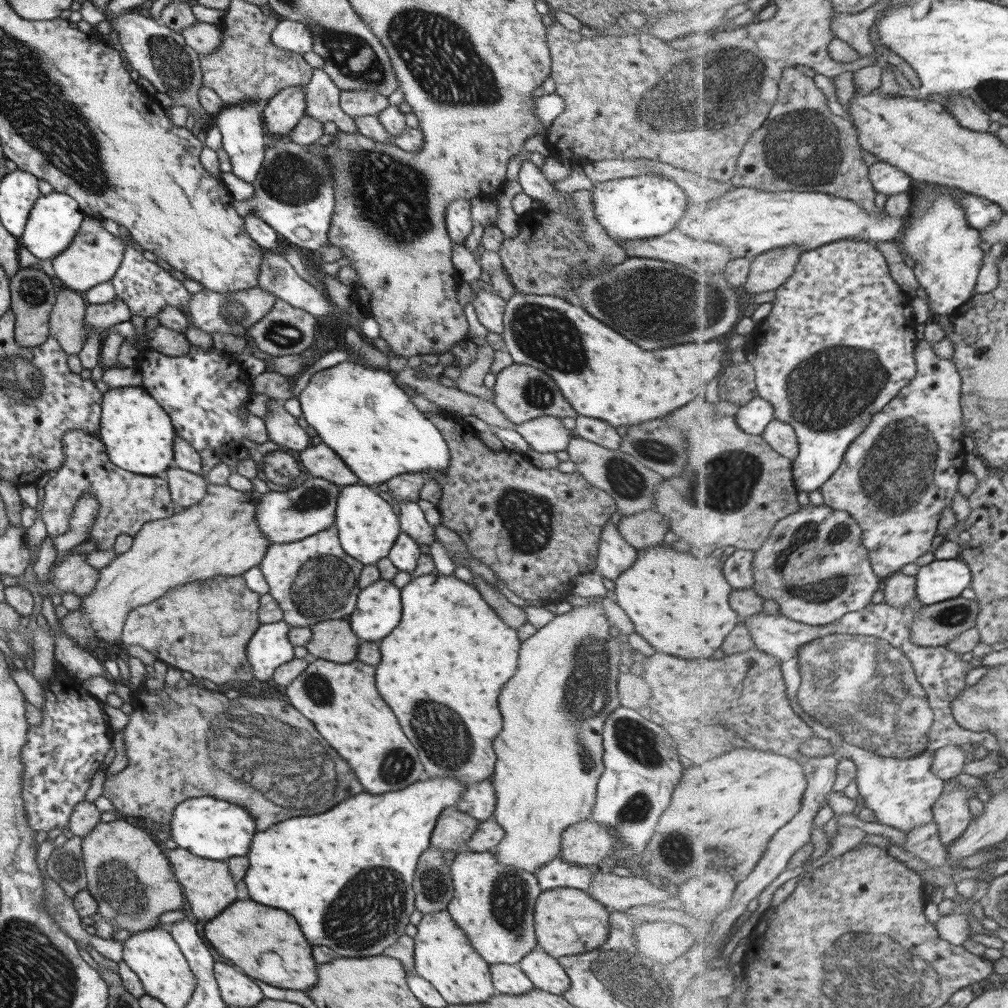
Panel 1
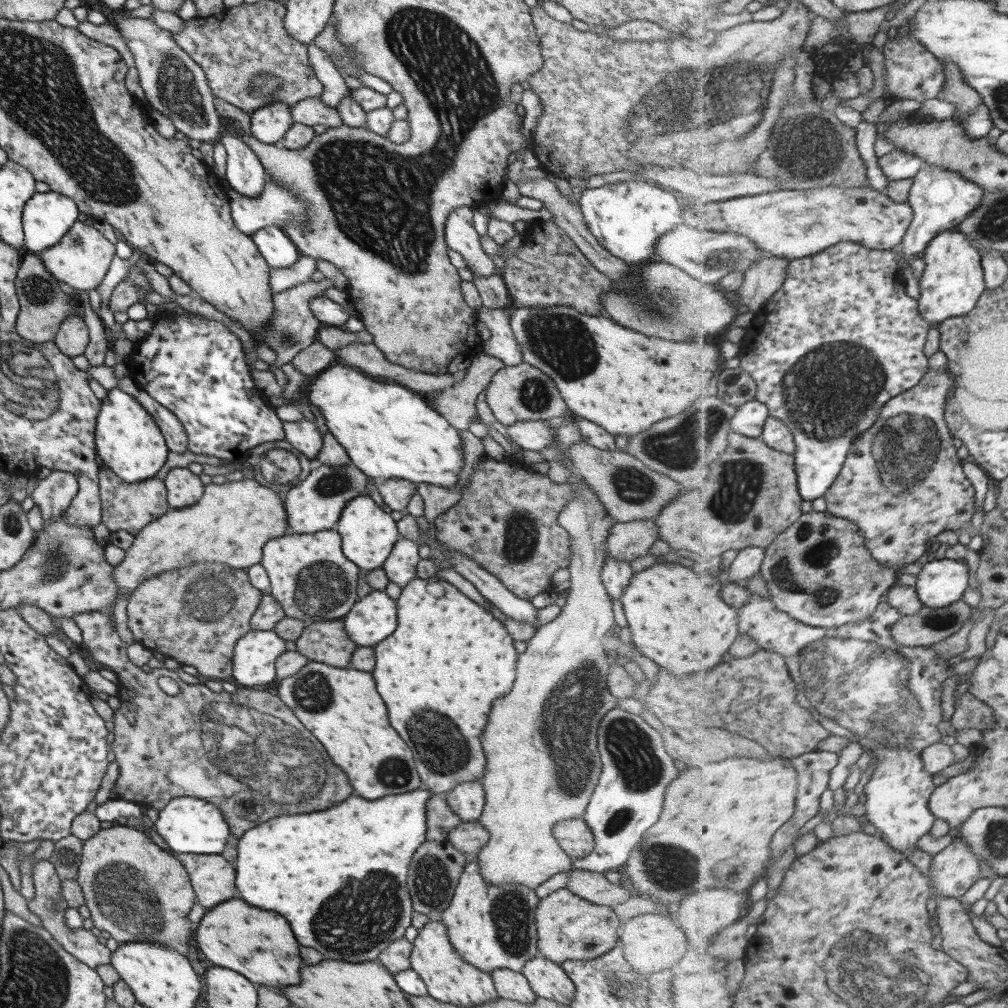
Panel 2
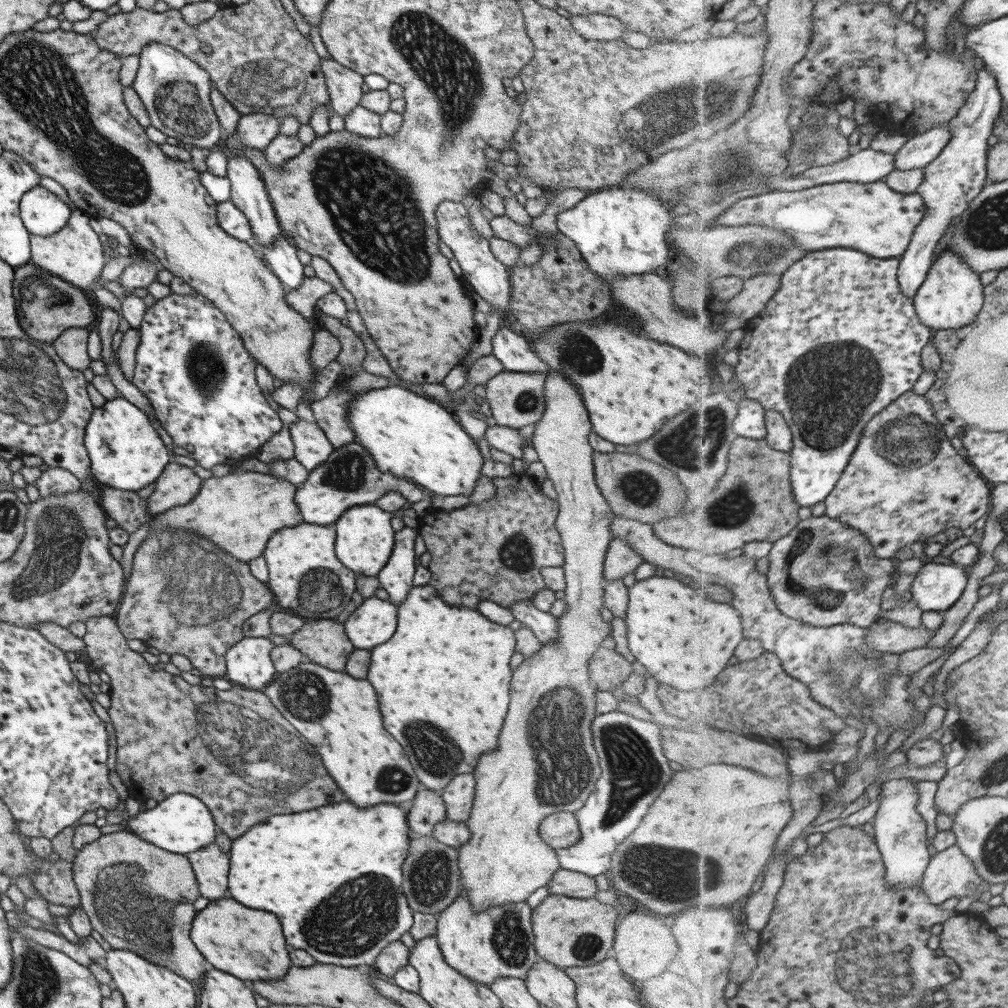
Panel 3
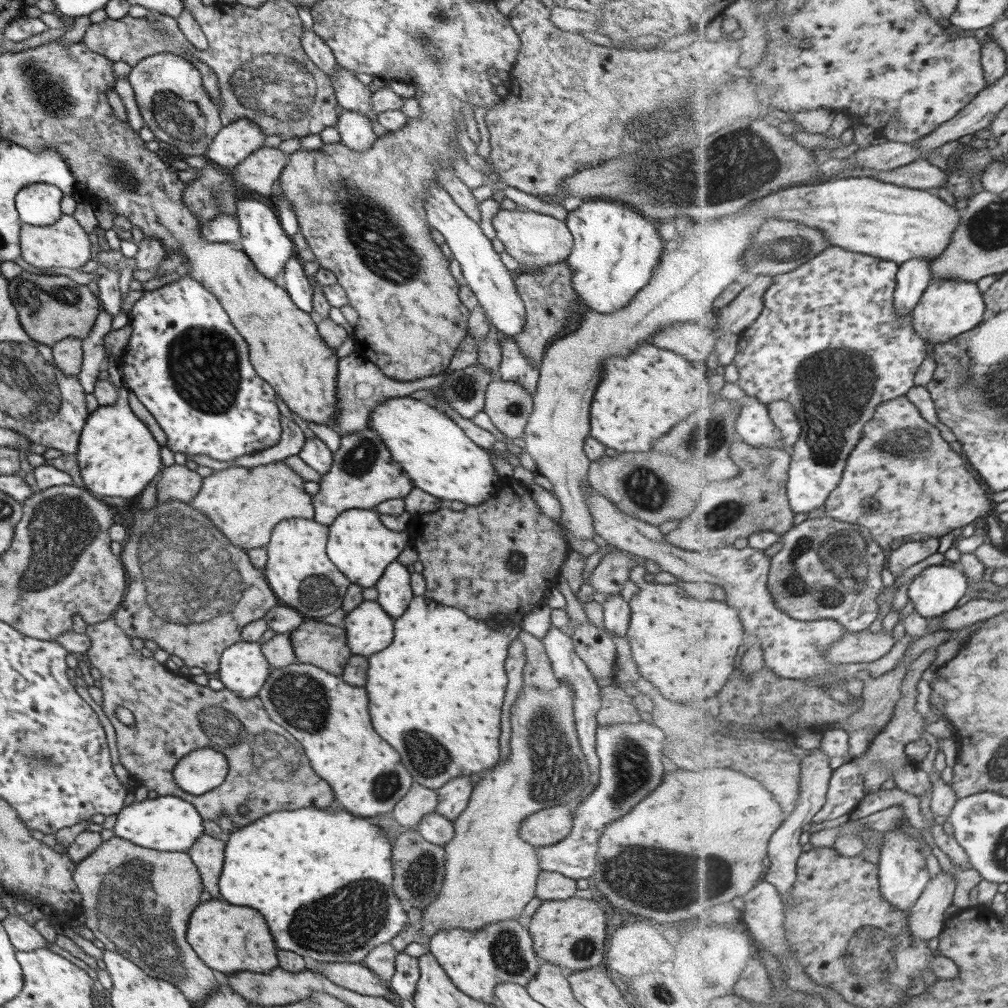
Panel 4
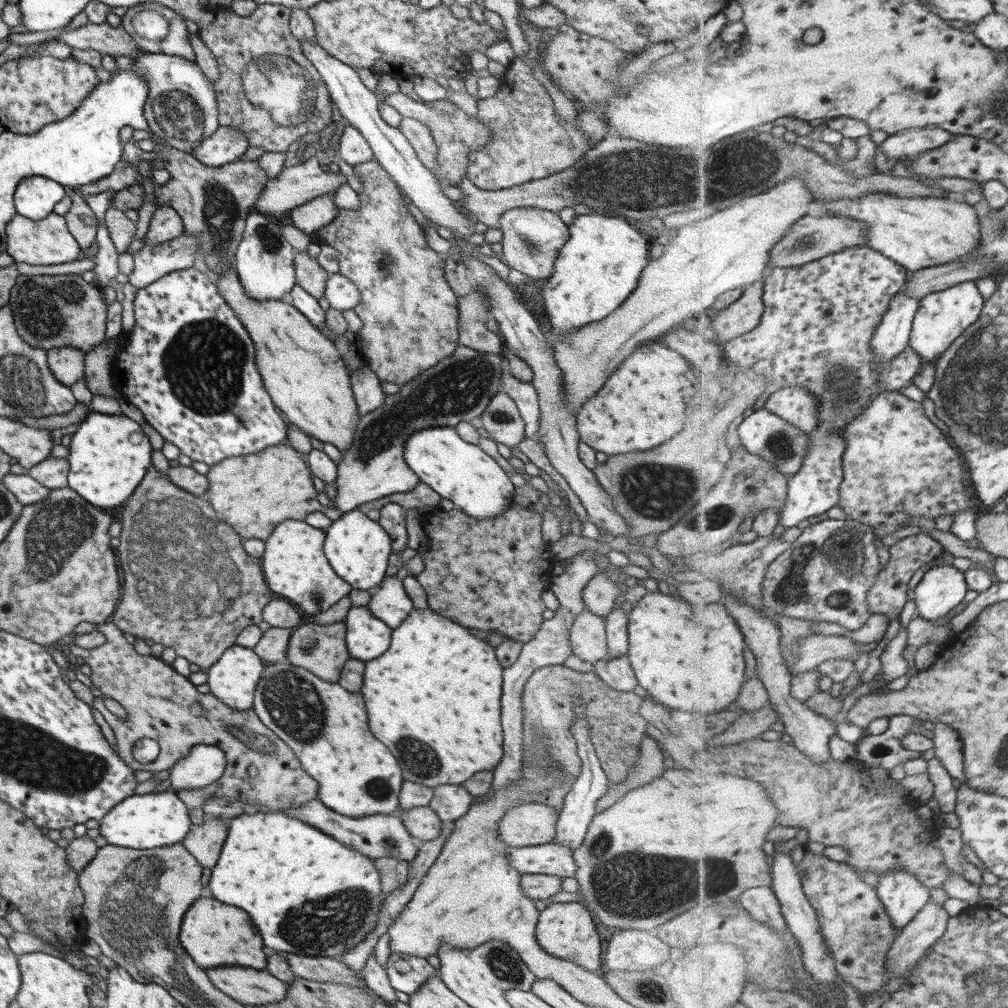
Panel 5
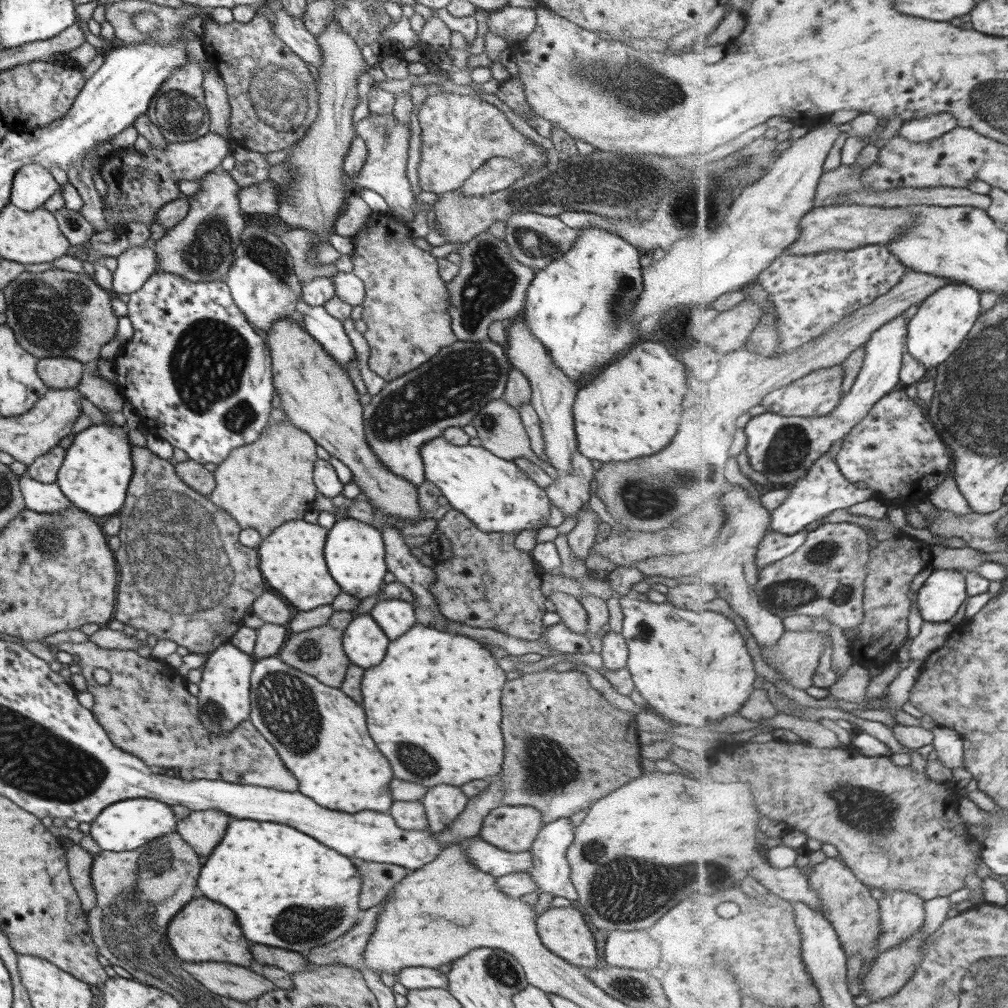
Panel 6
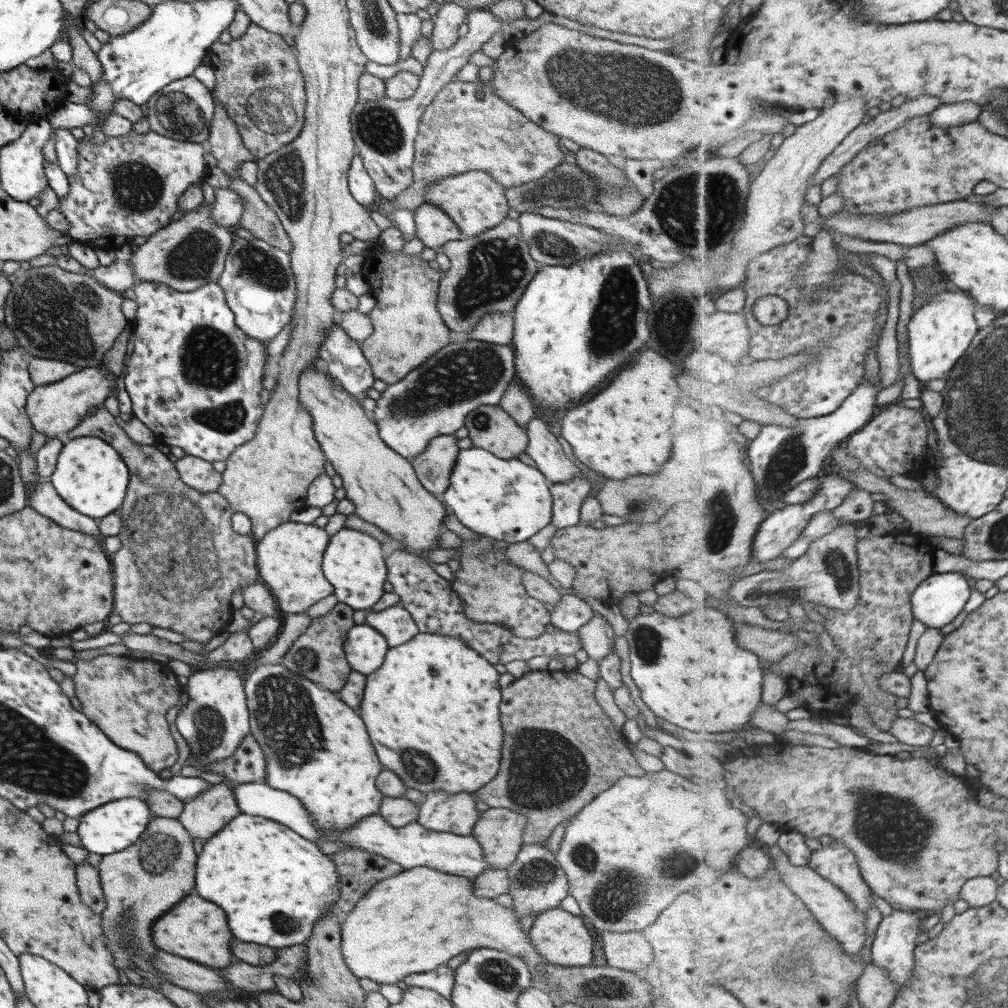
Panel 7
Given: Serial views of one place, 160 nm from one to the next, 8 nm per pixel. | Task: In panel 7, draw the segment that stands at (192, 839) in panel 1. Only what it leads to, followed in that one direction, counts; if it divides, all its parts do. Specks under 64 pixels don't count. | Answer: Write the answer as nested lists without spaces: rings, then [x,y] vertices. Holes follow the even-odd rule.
[[[137,797],[121,798],[101,804],[101,806],[89,810],[89,813],[81,815],[77,819],[76,833],[84,849],[93,852],[93,854],[105,856],[133,845],[141,837],[151,818],[153,816],[149,814],[147,804],[143,802],[143,799]]]

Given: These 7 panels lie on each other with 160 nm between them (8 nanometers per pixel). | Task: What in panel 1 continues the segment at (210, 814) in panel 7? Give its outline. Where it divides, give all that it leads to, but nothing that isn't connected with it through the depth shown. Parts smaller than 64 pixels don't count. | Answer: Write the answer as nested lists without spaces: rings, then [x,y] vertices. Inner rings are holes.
[[[181,847],[164,851],[173,876],[182,888],[186,913],[193,916],[194,920],[204,919],[208,921],[217,916],[225,906],[229,906],[233,900],[236,900],[235,880],[229,875],[225,861],[200,858]]]

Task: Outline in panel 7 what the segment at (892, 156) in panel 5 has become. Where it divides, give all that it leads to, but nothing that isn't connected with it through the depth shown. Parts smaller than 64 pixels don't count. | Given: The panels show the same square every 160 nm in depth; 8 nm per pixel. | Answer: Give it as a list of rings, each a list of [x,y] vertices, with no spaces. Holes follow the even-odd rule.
[[[954,102],[953,104],[941,104],[930,113],[930,122],[935,126],[943,126],[949,129],[953,126],[977,121],[982,113],[982,106],[974,102]]]

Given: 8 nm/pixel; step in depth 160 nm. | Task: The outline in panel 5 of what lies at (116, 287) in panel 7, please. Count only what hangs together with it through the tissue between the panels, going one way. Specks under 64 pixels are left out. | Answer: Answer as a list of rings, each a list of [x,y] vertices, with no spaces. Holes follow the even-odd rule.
[[[182,233],[155,246],[143,245],[131,255],[133,270],[128,282],[140,289],[174,270],[189,268],[197,251],[198,240]]]

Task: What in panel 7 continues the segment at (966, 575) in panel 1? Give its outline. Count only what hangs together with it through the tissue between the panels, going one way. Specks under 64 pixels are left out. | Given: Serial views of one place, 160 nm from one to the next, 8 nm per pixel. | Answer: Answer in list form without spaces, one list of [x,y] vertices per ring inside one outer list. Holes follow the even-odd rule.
[[[934,573],[912,594],[912,612],[925,626],[941,628],[965,611],[971,584],[962,573]]]

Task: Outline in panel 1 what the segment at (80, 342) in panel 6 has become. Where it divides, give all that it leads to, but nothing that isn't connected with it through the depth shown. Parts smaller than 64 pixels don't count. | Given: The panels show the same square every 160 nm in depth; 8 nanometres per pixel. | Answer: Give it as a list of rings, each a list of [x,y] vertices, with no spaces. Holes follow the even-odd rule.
[[[39,266],[21,267],[10,276],[10,310],[15,317],[13,339],[17,347],[34,348],[45,343],[49,336],[49,311],[55,302],[58,283],[49,278]]]

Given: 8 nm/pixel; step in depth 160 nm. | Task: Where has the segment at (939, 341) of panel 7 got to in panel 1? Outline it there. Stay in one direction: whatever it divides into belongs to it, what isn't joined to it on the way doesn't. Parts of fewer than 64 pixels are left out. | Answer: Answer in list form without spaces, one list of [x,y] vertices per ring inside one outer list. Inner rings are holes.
[[[937,195],[928,202],[924,215],[909,219],[897,241],[905,255],[914,261],[914,274],[927,294],[932,313],[954,316],[975,295],[986,244],[981,231],[971,226],[965,207],[956,198]]]

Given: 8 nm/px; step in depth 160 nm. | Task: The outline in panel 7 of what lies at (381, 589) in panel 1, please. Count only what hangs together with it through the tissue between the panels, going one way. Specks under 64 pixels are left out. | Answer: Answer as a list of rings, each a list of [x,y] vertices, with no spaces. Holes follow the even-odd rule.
[[[365,623],[354,624],[342,644],[350,670],[362,675],[371,674],[381,666],[388,647],[384,636]]]

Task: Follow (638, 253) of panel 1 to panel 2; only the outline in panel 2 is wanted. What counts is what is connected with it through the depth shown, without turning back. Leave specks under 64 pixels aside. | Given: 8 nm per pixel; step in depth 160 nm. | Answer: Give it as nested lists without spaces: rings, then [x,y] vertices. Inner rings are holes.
[[[684,220],[654,242],[654,258],[656,260],[676,266],[698,281],[707,279],[716,285],[732,270],[746,272],[757,259],[764,255],[765,253],[748,236],[736,232],[699,230],[689,226]]]

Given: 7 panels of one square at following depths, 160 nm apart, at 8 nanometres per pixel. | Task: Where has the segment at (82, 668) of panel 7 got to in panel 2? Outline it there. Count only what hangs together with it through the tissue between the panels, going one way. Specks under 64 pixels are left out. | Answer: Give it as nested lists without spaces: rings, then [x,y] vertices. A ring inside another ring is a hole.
[[[109,611],[75,613],[72,619],[73,622],[75,622],[75,626],[81,631],[82,642],[87,646],[87,650],[91,652],[94,662],[103,664],[105,668],[113,671],[118,679],[119,693],[117,694],[117,698],[120,701],[120,708],[114,710],[114,718],[112,721],[115,726],[115,732],[110,736],[110,754],[116,757],[115,761],[120,768],[113,788],[117,793],[117,799],[145,805],[159,812],[173,798],[199,798],[213,804],[213,806],[217,806],[219,812],[221,812],[221,816],[223,816],[223,820],[225,820],[227,826],[229,826],[229,834],[235,836],[235,838],[239,838],[245,830],[249,830],[249,828],[257,826],[259,822],[263,822],[263,816],[259,816],[261,810],[263,810],[263,812],[267,810],[265,814],[269,814],[269,816],[265,816],[265,820],[271,818],[271,816],[275,816],[275,814],[307,814],[307,812],[325,810],[325,808],[329,808],[329,806],[333,806],[333,804],[337,804],[337,802],[341,802],[341,800],[345,800],[347,796],[353,794],[353,790],[351,790],[351,786],[349,786],[349,782],[347,782],[347,776],[345,776],[335,764],[329,762],[329,758],[327,758],[325,750],[321,748],[321,744],[301,726],[301,721],[293,714],[292,710],[289,710],[288,706],[285,706],[284,702],[281,702],[281,699],[277,695],[266,691],[259,691],[258,689],[253,690],[249,687],[237,688],[234,693],[227,693],[225,691],[214,693],[209,691],[203,684],[183,683],[183,681],[177,677],[175,671],[171,671],[165,667],[151,670],[150,673],[145,673],[139,666],[135,666],[132,662],[129,662],[126,655],[128,646],[119,639],[113,627],[112,617]],[[159,676],[169,676],[169,678],[172,678],[178,684],[179,692],[173,696],[163,693],[157,686],[157,678],[159,678]]]

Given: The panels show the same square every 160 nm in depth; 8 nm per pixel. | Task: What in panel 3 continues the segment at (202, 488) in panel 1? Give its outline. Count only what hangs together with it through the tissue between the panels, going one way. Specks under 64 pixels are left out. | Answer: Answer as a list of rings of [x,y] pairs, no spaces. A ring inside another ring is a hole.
[[[171,460],[154,480],[155,488],[146,498],[148,514],[187,504],[199,492],[201,481],[190,468]]]

